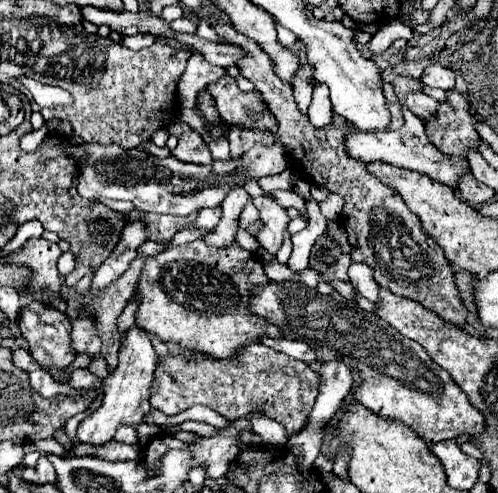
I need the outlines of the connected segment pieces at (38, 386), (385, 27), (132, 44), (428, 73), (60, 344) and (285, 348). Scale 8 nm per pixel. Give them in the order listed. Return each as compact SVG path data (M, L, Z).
M33 370L33 372L29 372L29 380L31 380L31 386L35 386L35 390L43 398L55 398L57 394L76 396L83 395L86 392L85 388L75 389L69 384L57 384L49 376L49 372L45 372L45 370Z
M395 18L395 20L389 20L389 22L381 24L379 32L377 32L377 34L373 36L373 40L369 42L369 50L371 50L373 56L377 56L377 54L385 52L397 38L405 38L405 40L409 40L411 36L413 36L411 28L403 26L403 22Z
M135 34L135 36L123 36L123 46L131 50L141 50L145 46L151 46L155 42L155 36L151 34Z
M429 64L425 70L423 70L423 76L421 76L421 82L429 88L443 88L443 90L453 90L455 86L455 74L441 66L441 64Z
M33 302L29 308L23 308L19 312L19 328L21 336L29 344L29 354L41 368L65 370L75 360L75 354L71 352L71 320L67 318L67 314L49 308L41 302Z
M261 338L261 342L265 346L271 346L273 350L279 350L279 352L291 356L291 358L303 360L307 364L315 364L315 352L305 342L287 340L287 338Z

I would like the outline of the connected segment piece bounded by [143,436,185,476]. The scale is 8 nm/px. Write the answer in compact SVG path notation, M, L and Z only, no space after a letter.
M157 436L155 440L151 440L151 442L147 444L143 464L147 466L149 476L155 474L155 470L159 468L159 466L157 466L157 464L159 464L159 458L161 458L167 450L171 450L171 448L185 448L185 444L183 444L183 442L177 442L177 440L171 438L171 436Z

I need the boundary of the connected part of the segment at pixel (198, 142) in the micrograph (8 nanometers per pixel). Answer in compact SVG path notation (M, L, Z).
M181 120L173 122L169 126L169 134L175 134L179 138L177 148L171 150L173 158L177 158L181 162L191 162L191 164L211 164L213 162L209 146L185 122L181 122Z

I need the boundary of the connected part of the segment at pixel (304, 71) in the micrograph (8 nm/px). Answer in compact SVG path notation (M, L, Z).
M305 64L299 72L299 80L295 80L295 88L293 88L293 94L295 94L295 102L297 102L297 108L301 110L301 114L307 116L307 108L311 104L311 84L309 84L309 78L311 78L311 66Z

